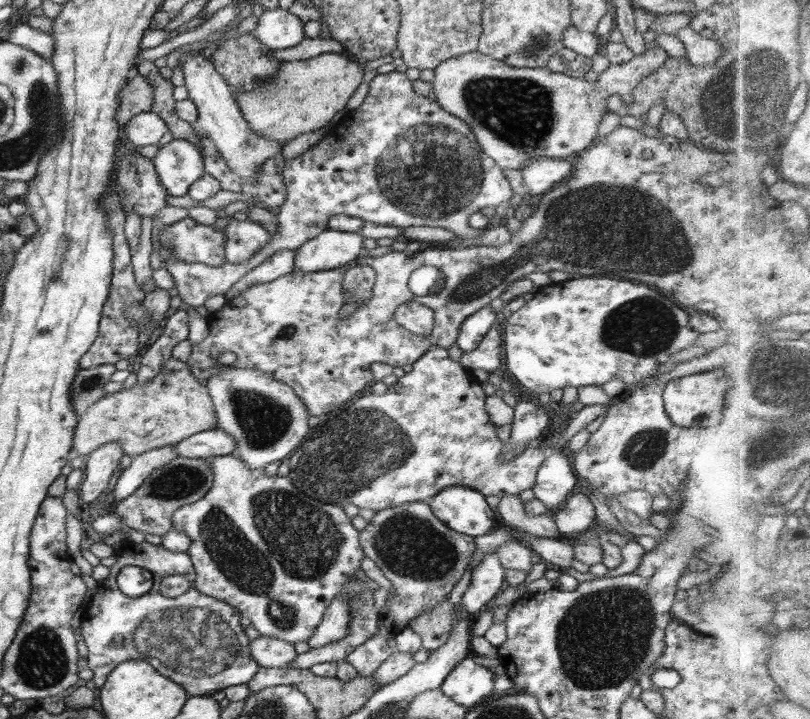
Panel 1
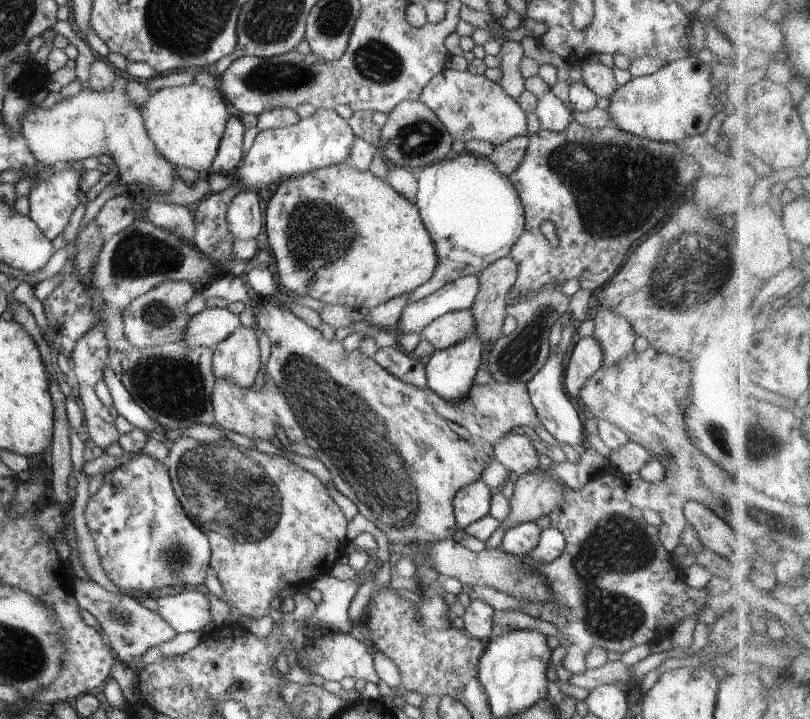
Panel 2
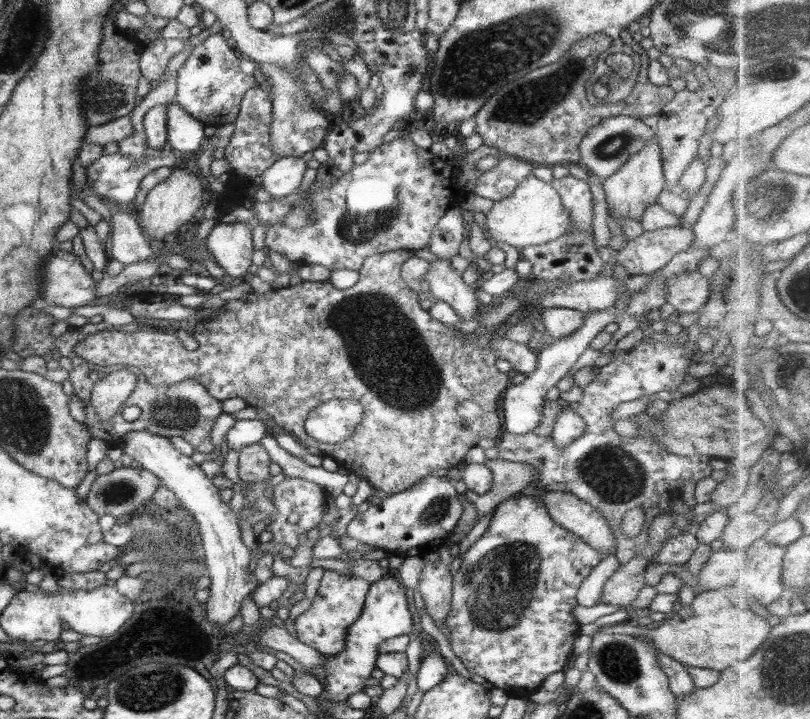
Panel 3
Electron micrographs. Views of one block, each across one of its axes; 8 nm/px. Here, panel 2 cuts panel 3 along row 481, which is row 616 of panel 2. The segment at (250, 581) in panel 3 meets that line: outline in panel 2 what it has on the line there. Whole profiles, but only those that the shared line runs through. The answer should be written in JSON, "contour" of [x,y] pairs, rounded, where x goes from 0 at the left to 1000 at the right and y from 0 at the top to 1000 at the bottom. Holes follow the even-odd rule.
{"contour":[[[227,821],[219,829],[198,829],[194,854],[217,880],[251,878],[262,857],[258,834],[246,821]]]}

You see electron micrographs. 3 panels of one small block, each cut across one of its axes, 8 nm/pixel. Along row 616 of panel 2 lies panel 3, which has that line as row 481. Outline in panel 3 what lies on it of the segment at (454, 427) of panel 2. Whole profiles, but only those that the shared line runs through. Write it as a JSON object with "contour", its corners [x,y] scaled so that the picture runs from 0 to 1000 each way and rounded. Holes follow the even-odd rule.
{"contour":[[[531,661],[519,672],[511,673],[502,682],[484,688],[473,688],[473,695],[467,704],[457,702],[452,712],[443,712],[436,720],[430,733],[427,744],[437,751],[443,751],[452,759],[470,764],[478,772],[489,775],[516,773],[523,776],[525,772],[538,769],[546,758],[552,757],[552,751],[558,745],[565,725],[573,712],[573,704],[563,690],[560,669],[558,665],[538,665]]]}

